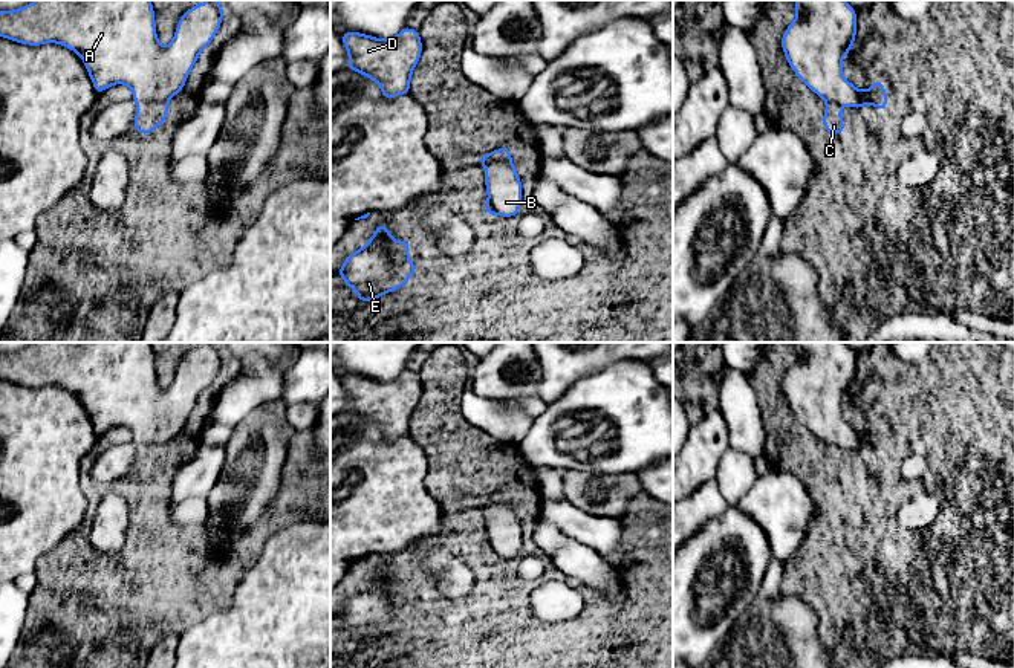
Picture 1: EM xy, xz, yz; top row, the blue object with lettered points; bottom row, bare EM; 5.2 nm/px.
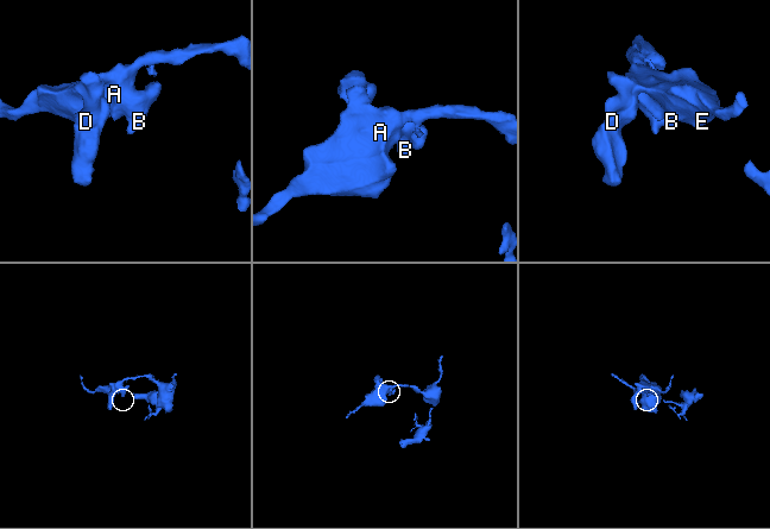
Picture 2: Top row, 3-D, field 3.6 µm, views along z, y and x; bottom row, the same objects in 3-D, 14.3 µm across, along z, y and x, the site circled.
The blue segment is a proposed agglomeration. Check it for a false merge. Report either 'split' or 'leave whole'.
split

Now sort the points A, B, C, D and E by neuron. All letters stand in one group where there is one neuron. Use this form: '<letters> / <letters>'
A B D E / C

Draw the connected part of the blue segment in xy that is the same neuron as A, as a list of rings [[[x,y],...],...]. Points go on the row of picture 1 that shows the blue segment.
[[[35,0],[20,9],[0,11],[0,37],[29,46],[58,43],[72,49],[83,58],[96,95],[113,84],[127,84],[136,104],[168,102],[170,98],[184,89],[200,52],[217,34],[223,11],[217,0],[208,0],[190,8],[179,17],[176,34],[171,43],[164,47],[158,41],[156,14],[151,8],[151,0]]]

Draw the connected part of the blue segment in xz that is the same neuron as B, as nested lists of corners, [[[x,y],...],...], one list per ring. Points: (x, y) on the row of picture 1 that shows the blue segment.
[[[479,156],[479,164],[485,167],[485,186],[488,200],[483,208],[486,214],[514,217],[522,205],[522,182],[511,159],[491,161],[485,164],[485,156]]]

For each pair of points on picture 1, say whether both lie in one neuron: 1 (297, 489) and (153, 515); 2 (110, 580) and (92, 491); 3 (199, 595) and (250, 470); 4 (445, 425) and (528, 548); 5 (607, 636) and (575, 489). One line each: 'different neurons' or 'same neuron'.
1: same neuron
2: same neuron
3: different neurons
4: same neuron
5: different neurons

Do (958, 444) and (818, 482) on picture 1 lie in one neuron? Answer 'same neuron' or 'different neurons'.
same neuron

